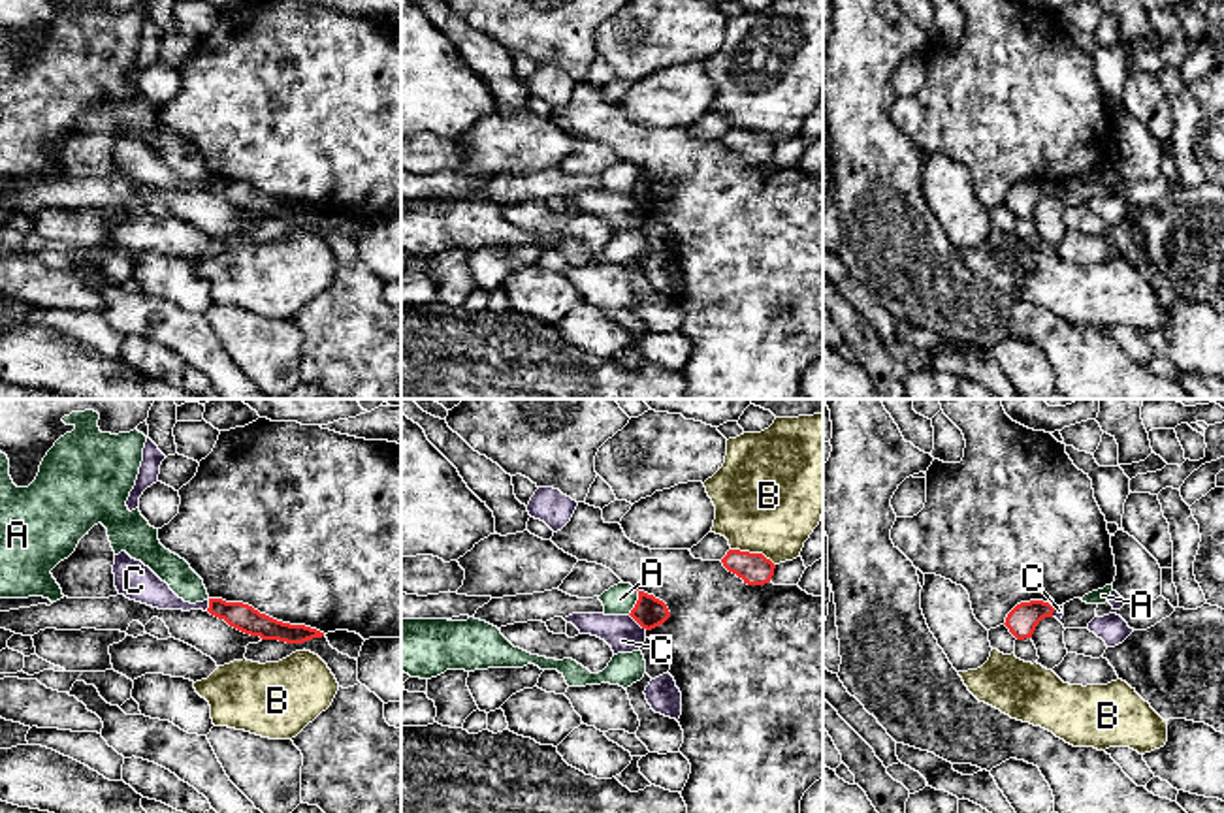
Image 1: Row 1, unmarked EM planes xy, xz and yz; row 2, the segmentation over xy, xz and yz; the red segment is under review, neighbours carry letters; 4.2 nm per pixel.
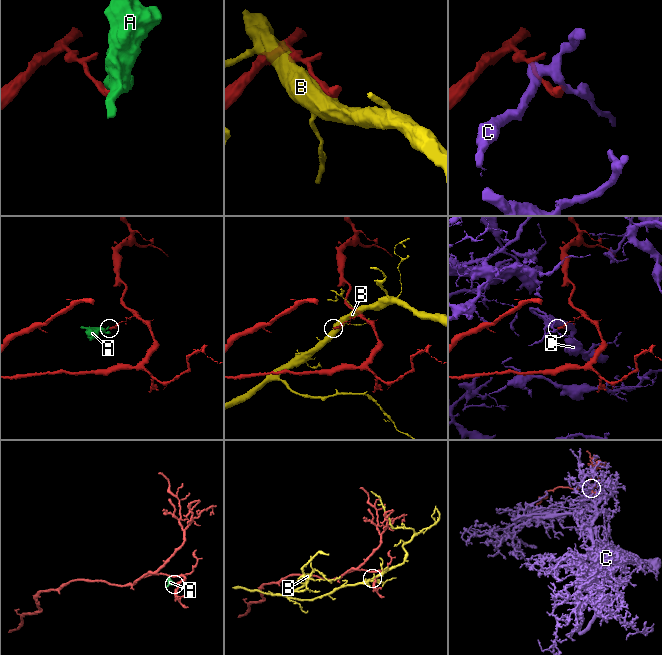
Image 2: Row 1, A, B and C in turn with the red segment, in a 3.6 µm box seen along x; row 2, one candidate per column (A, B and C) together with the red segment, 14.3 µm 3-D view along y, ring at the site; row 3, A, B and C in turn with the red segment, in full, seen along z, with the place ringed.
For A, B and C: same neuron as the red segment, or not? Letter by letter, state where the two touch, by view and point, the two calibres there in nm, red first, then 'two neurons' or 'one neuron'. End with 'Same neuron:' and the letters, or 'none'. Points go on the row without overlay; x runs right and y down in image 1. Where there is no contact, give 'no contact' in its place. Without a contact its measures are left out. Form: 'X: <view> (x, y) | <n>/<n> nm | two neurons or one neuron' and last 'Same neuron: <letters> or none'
A: xz (637, 181) | 140/130 nm | two neurons
B: xz (754, 132) | 140/480 nm | two neurons
C: xz (639, 202) | 140/160 nm | two neurons
Same neuron: none

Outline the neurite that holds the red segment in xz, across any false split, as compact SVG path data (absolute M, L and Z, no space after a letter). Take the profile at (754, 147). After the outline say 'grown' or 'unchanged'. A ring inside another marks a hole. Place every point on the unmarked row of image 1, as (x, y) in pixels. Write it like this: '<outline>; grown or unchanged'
M729 128L721 137L723 145L748 164L765 164L772 158L776 143L763 132Z; unchanged

